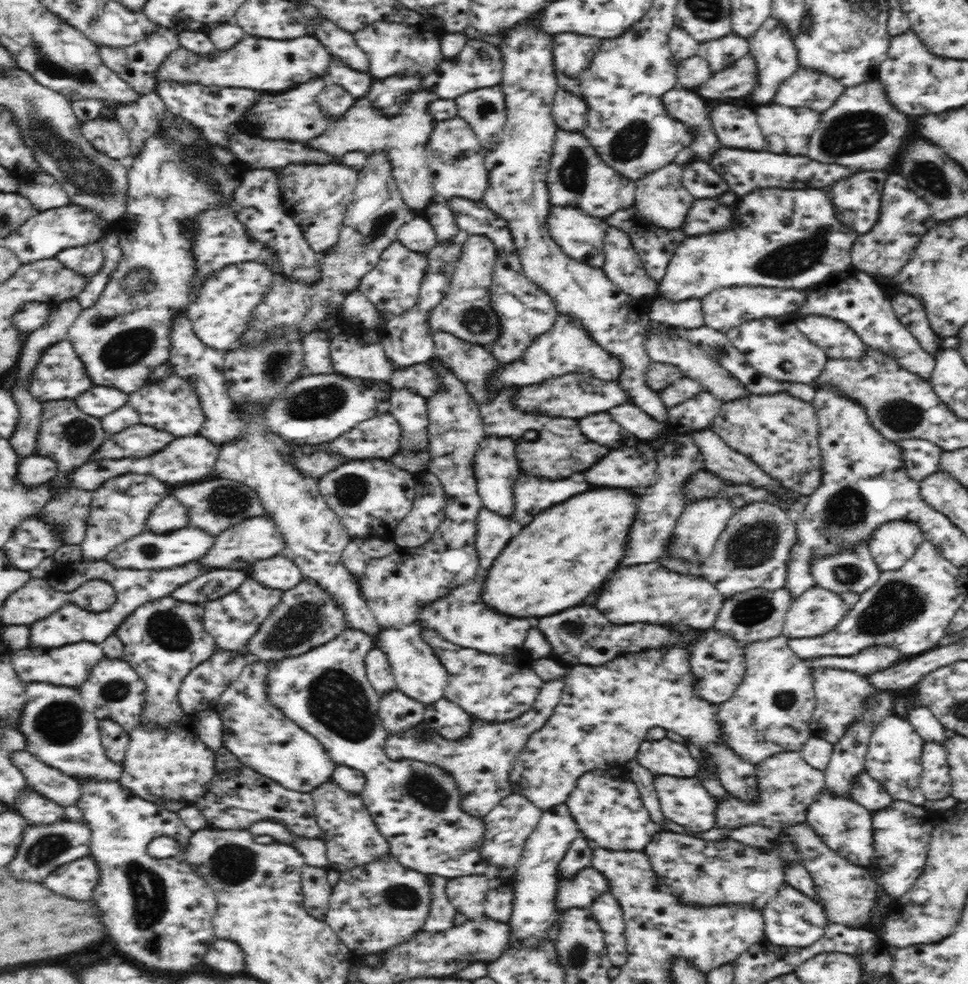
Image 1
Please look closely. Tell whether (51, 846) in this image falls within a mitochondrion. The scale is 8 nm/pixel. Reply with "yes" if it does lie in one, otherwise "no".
yes

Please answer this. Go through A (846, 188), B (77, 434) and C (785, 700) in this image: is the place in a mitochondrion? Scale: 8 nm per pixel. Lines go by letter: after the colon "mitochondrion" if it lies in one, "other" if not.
A: mitochondrion
B: mitochondrion
C: mitochondrion

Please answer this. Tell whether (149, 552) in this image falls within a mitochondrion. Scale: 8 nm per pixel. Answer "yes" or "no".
yes

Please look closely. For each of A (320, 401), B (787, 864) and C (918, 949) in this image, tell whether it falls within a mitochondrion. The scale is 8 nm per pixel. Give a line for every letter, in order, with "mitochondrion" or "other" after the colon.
A: mitochondrion
B: other
C: other

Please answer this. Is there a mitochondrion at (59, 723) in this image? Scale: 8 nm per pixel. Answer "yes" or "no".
yes

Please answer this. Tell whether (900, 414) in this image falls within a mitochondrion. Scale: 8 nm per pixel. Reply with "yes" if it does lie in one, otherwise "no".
yes

